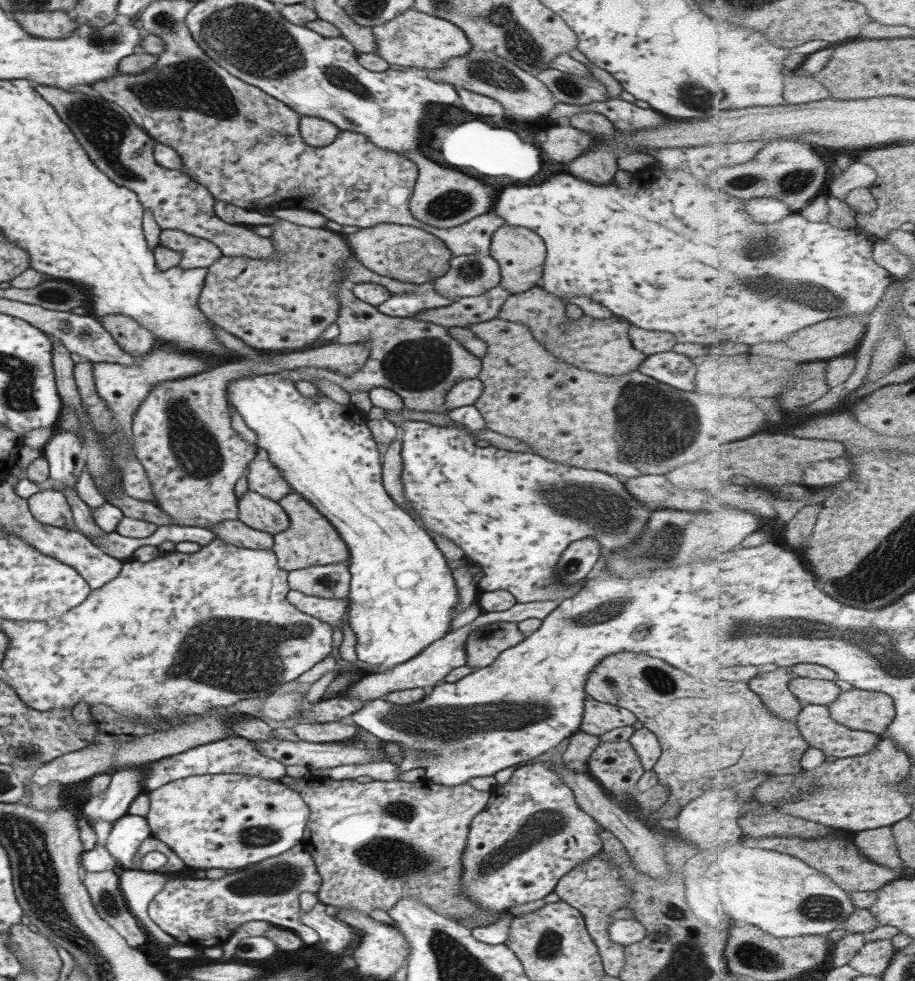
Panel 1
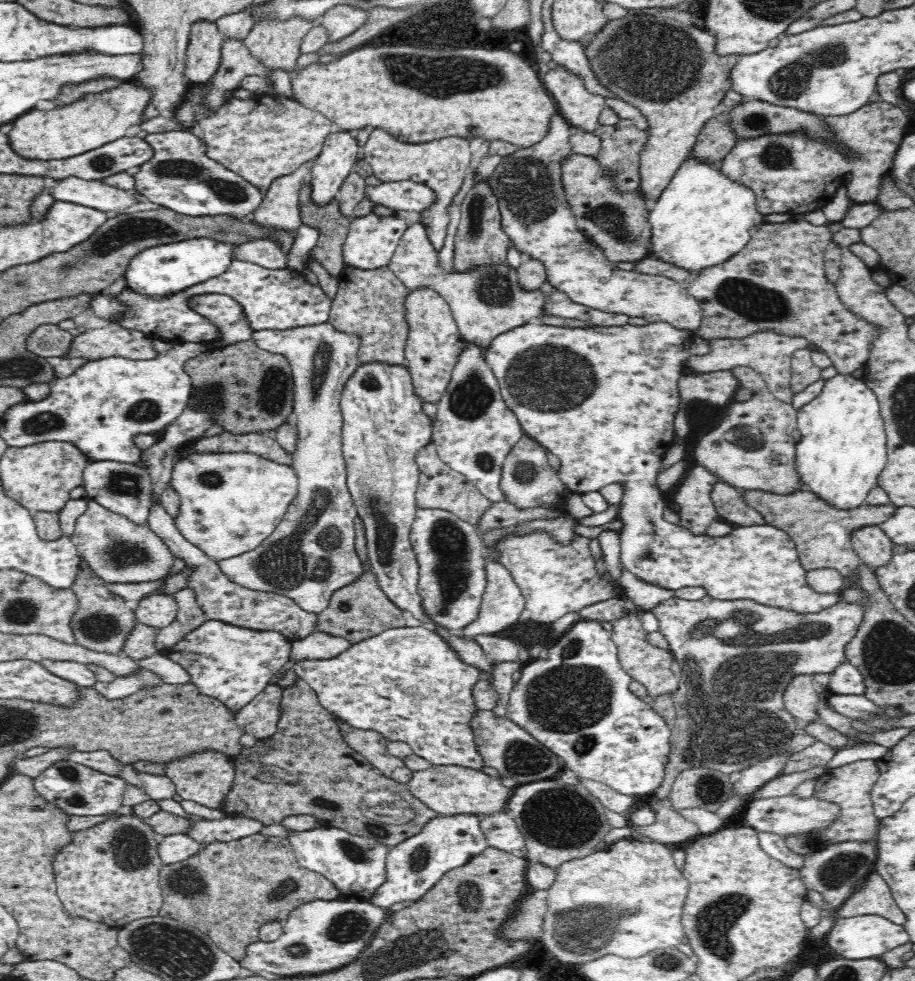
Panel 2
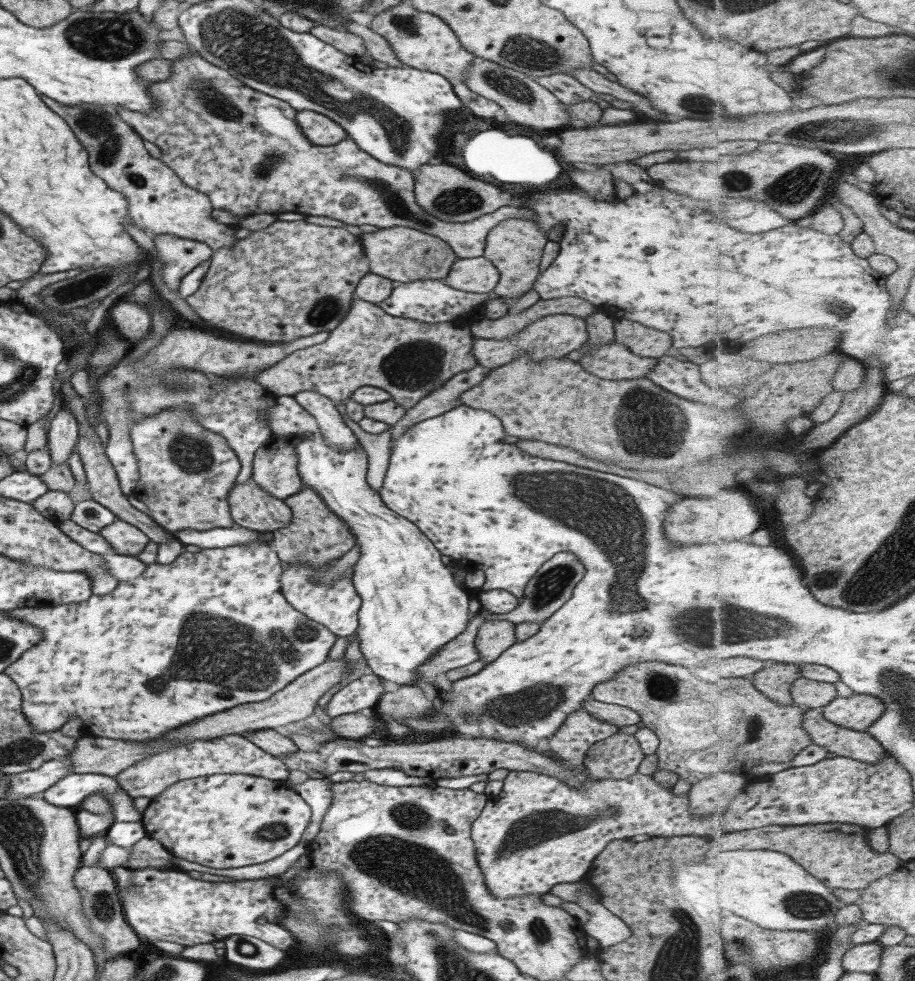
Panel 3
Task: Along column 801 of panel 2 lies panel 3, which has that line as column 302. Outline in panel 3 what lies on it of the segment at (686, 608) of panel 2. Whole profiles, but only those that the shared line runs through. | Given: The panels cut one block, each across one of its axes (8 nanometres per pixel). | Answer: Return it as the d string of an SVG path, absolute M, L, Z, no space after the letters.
M268 543L227 545L225 548L202 549L195 553L181 551L171 564L149 564L141 576L117 583L112 592L101 597L91 595L87 600L78 603L13 609L8 612L8 618L29 622L41 632L41 638L35 646L25 650L15 662L6 666L2 673L17 686L20 693L21 712L25 720L29 722L29 726L39 734L58 730L71 716L77 716L79 720L83 720L84 733L93 737L149 742L149 740L161 738L169 730L180 728L183 724L188 725L189 722L199 720L199 718L223 712L237 705L267 700L275 692L288 686L300 674L325 662L329 648L333 646L336 639L336 636L322 625L312 622L294 610L281 595L279 578L282 566L283 562L277 559L272 546Z

